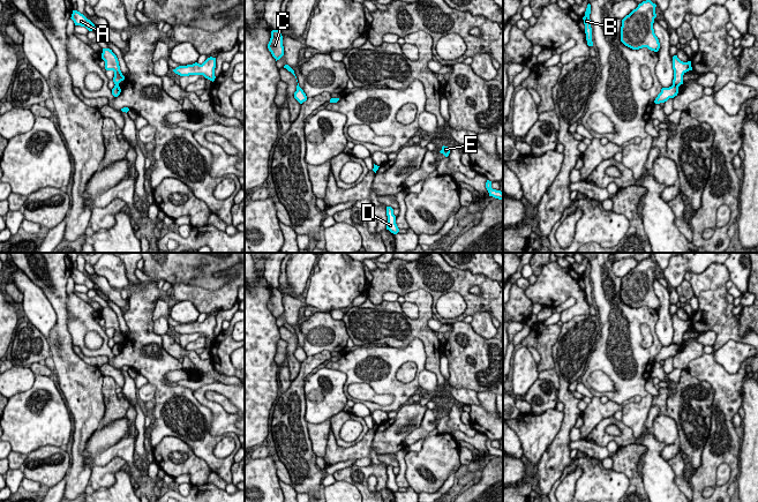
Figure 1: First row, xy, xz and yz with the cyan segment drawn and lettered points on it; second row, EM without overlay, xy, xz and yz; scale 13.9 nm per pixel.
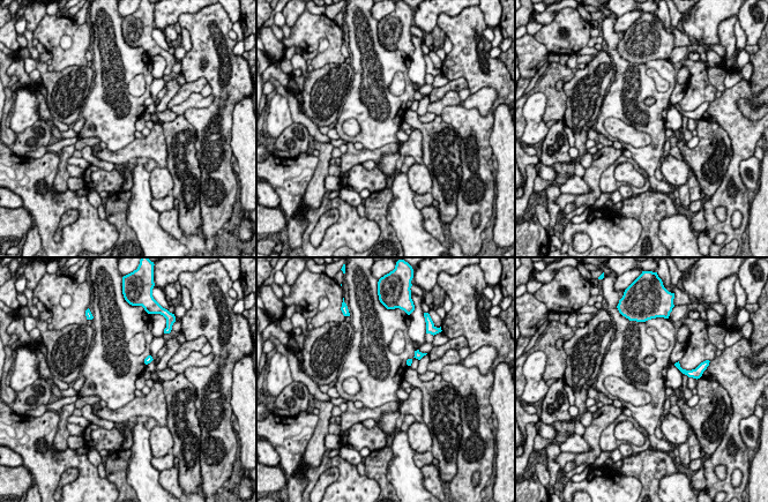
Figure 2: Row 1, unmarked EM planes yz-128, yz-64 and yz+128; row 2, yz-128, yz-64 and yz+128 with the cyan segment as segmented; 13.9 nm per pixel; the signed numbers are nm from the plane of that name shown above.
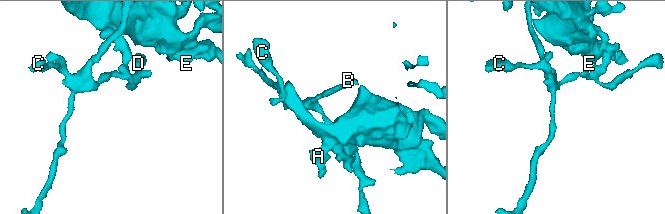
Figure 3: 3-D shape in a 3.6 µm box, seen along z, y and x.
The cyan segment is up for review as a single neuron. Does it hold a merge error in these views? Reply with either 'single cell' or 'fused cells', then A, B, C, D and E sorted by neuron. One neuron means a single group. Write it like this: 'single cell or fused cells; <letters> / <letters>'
fused cells; A E / B C D

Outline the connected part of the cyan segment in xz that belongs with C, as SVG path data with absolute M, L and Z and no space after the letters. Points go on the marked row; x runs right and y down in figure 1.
M279 30L271 31L271 38L268 44L268 48L271 52L272 57L276 59L276 61L284 55L283 36Z

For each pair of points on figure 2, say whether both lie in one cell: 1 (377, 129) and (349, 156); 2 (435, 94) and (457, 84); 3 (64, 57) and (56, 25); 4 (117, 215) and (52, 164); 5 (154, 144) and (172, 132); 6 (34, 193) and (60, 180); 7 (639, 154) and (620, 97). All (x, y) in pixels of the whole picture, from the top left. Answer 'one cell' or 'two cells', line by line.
1: two cells
2: one cell
3: one cell
4: two cells
5: two cells
6: two cells
7: one cell

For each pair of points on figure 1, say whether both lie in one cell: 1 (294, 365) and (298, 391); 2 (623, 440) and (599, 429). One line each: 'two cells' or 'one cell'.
1: two cells
2: one cell

